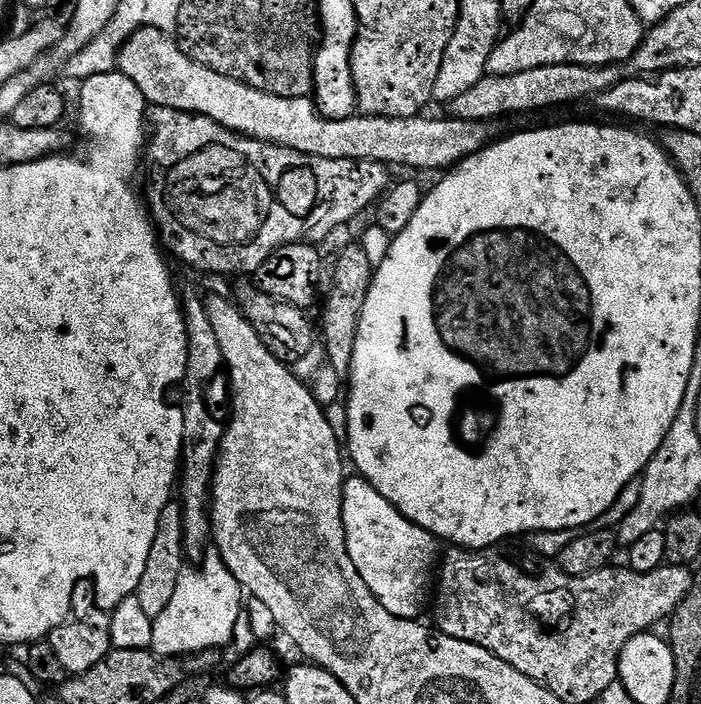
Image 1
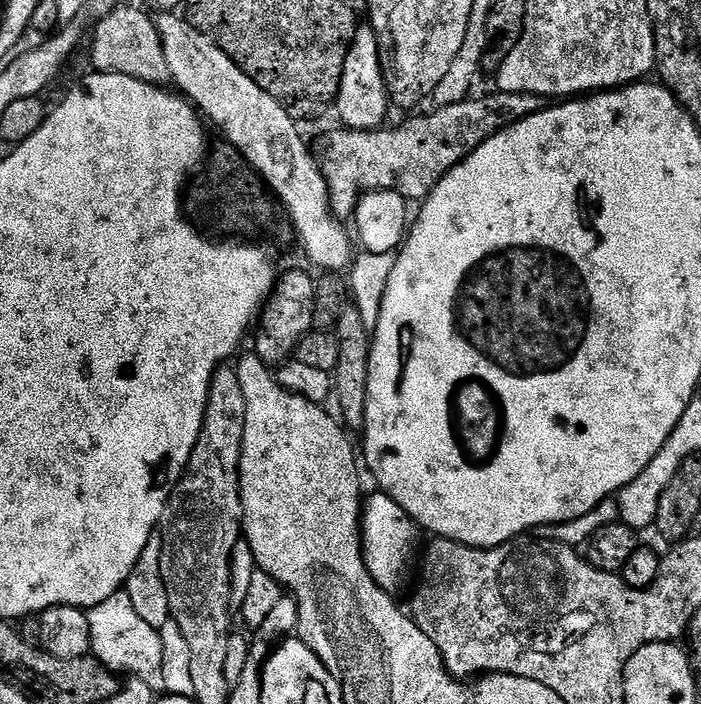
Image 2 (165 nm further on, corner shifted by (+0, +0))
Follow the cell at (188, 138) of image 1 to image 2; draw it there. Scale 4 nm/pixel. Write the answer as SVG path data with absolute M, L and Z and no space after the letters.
M492 90L481 100L469 98L445 108L437 107L429 116L416 116L397 128L381 126L375 132L339 130L324 148L322 171L328 183L328 198L337 218L351 217L362 194L396 192L409 202L423 202L432 187L454 166L458 166L478 146L494 134L543 112L543 96L525 92Z

